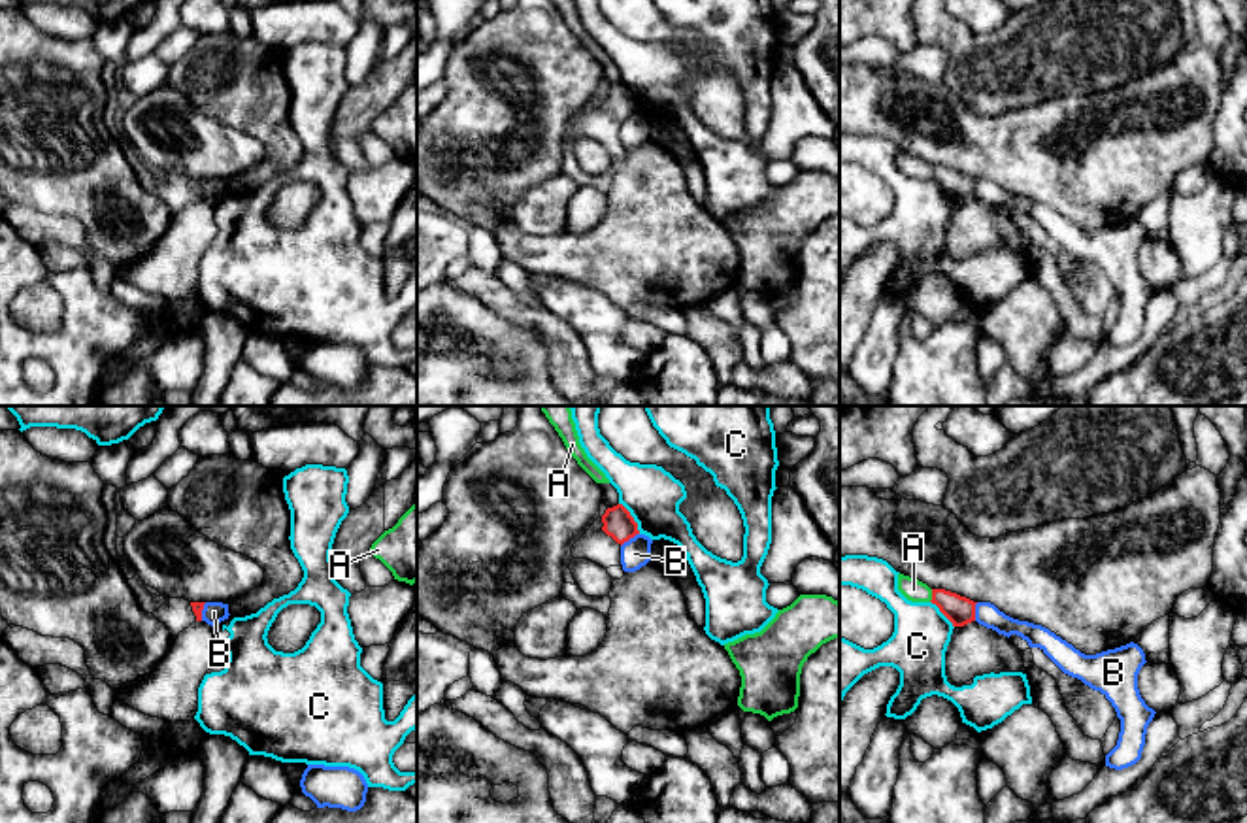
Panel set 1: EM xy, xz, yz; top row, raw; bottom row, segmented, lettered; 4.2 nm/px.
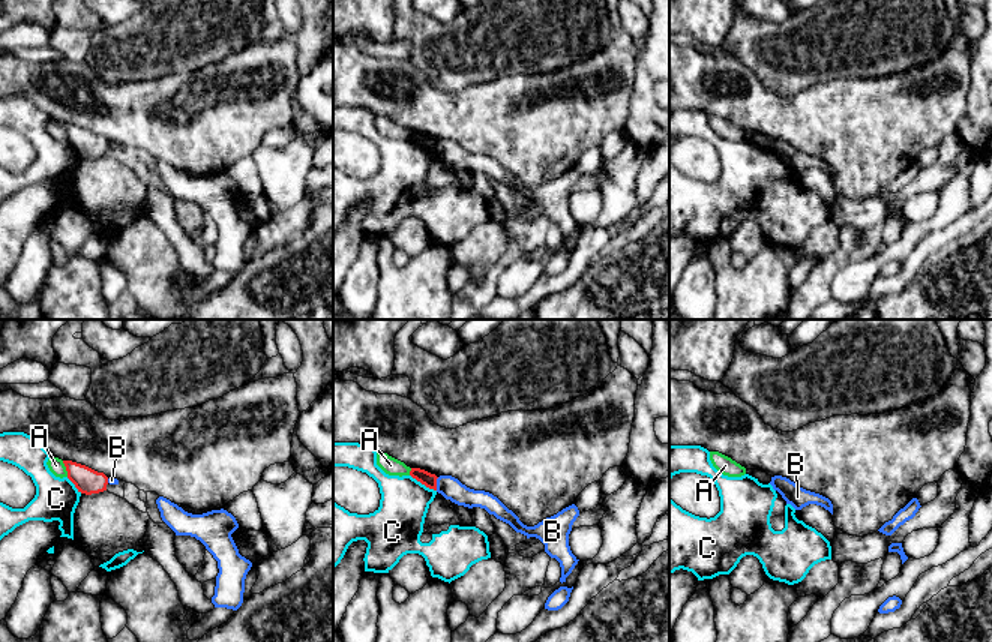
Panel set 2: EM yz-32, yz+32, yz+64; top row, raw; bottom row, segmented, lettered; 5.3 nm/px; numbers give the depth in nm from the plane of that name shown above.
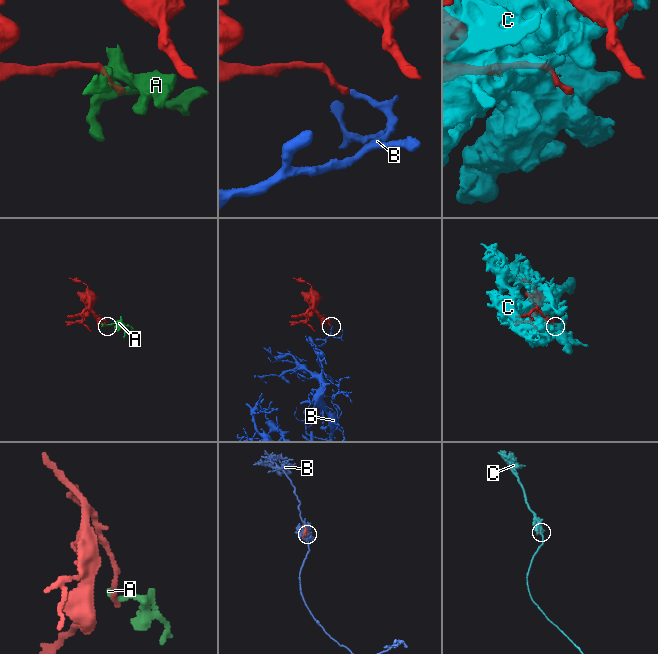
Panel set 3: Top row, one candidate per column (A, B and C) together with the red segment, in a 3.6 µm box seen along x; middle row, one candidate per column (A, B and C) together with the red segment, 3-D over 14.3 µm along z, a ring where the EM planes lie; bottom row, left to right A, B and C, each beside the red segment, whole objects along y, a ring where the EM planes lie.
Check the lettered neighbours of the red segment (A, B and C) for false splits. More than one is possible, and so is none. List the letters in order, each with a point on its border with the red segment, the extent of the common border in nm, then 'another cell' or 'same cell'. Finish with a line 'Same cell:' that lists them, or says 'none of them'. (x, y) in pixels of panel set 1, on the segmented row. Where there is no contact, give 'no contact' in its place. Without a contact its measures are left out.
A: yz (932, 595) | 60 nm | another cell
B: xz (629, 538) | 100 nm | another cell
C: xz (632, 518) | 160 nm | another cell
Same cell: none of them

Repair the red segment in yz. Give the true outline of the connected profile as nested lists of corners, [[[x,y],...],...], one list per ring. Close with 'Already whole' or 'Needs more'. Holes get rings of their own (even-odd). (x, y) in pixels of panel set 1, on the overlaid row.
[[[932,589],[932,604],[953,623],[953,627],[964,627],[975,621],[975,604],[973,600],[960,596],[945,589]]]. Already whole

